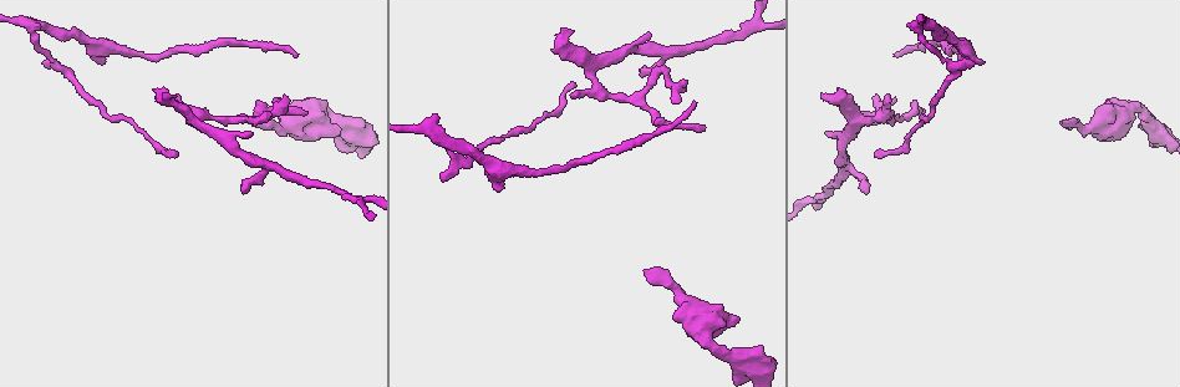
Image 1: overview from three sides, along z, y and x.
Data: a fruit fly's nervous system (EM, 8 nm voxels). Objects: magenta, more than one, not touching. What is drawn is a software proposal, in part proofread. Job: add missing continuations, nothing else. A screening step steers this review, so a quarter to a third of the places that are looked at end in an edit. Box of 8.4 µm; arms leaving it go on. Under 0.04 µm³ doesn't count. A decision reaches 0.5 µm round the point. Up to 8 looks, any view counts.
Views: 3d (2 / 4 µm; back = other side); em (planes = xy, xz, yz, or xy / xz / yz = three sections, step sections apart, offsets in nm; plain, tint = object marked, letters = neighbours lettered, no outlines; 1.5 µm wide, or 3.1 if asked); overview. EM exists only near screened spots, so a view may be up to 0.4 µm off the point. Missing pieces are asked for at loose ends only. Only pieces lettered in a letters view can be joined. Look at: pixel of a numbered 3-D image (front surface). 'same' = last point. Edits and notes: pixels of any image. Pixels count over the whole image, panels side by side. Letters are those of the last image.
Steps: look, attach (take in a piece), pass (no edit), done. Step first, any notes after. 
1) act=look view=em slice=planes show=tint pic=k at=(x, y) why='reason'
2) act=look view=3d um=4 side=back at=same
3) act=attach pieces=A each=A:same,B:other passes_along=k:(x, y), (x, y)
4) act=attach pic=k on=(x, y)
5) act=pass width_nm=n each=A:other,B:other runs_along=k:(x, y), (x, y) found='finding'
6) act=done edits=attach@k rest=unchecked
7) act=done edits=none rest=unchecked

act=look view=3d um=2 side=back pic=1 at=(893, 54) why='end of a long branch'

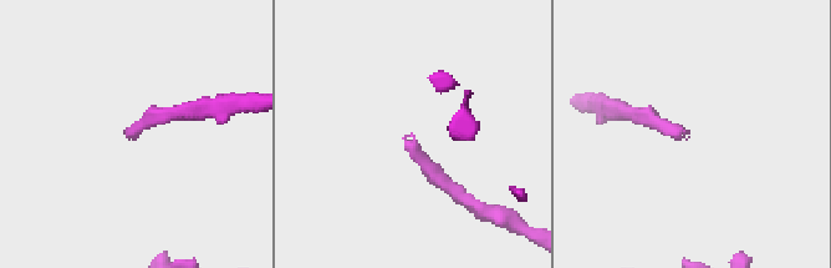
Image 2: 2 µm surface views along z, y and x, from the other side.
act=look view=em slice=planes show=tint pic=2 at=(409, 136)

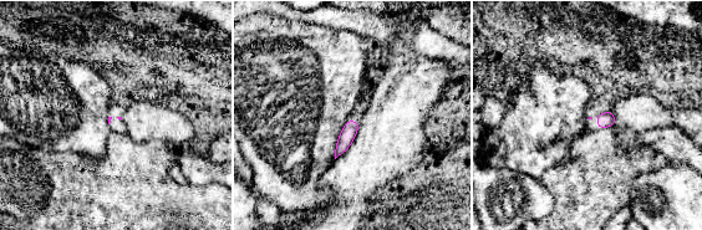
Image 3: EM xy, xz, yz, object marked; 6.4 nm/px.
act=look view=em slice=planes show=letters at=same

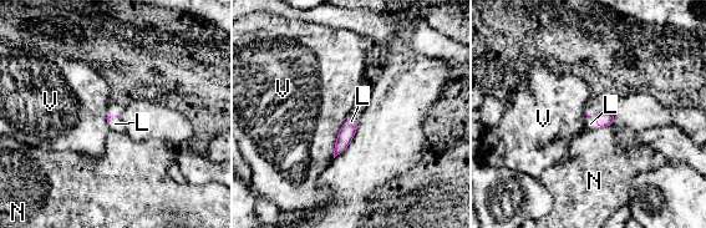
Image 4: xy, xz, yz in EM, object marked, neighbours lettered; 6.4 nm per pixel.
act=attach pieces=L longest_contact=V:300nm each=L:same,N:other,V:other found='the neuron continues'

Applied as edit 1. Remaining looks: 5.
act=look view=overview why='redraw'

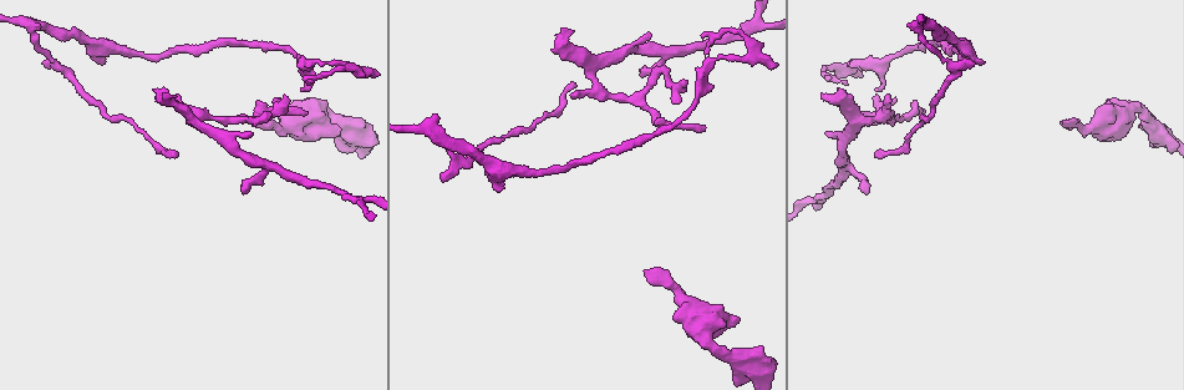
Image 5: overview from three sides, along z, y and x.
act=look view=em slice=planes show=letters pic=5 at=(867, 193) why='free end'

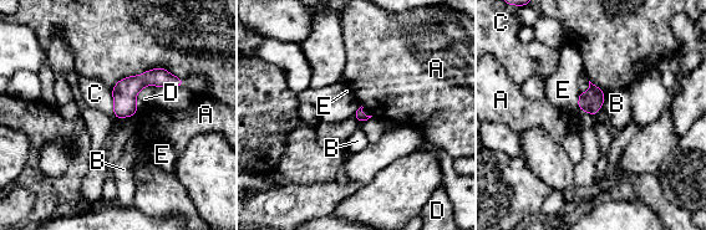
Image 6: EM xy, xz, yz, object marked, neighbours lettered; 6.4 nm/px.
act=pass each=A:other,B:other,C:other,D:other,E:other runs_along=6:(179, 82), (145, 78), (117, 113) found='no lettered piece goes on from it'

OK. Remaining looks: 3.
act=look view=em slice=planes show=tint pic=5 at=(573, 97) why='tapers out'

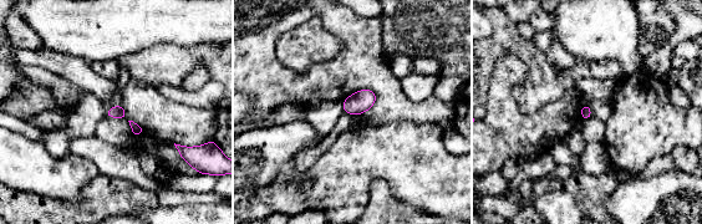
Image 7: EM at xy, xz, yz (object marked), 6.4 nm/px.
act=look view=em slice=planes show=letters at=same why='what lies round it'

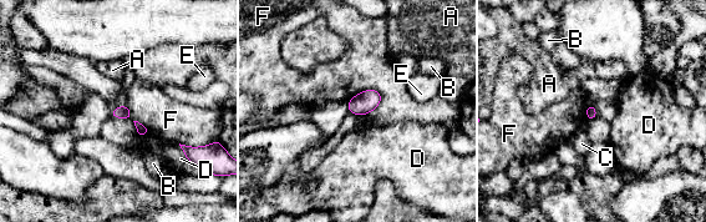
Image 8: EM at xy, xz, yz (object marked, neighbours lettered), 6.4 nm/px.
act=pass longest_contact=F:240nm each=A:other,B:other,C:other,D:other,E:other,F:other found='no lettered piece goes on from it'

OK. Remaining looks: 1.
act=done edits=attach@4 rest=unchecked

